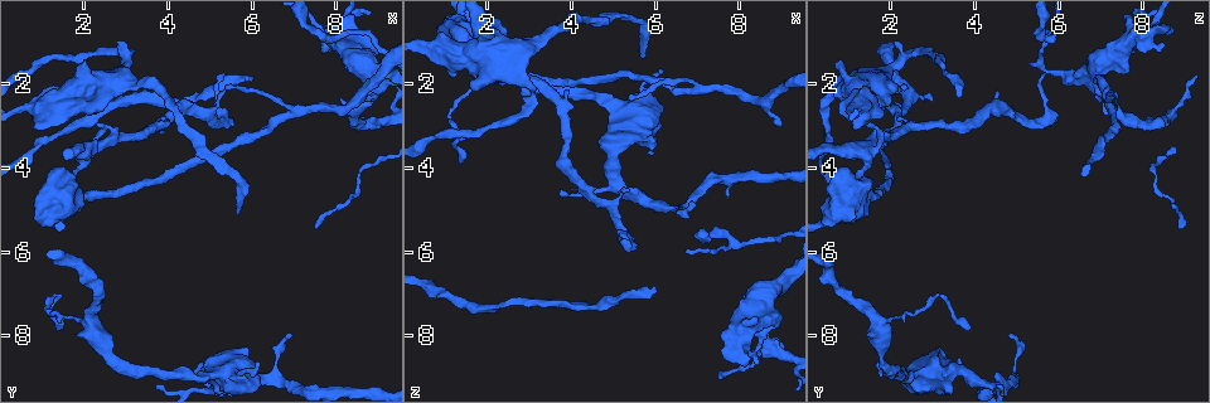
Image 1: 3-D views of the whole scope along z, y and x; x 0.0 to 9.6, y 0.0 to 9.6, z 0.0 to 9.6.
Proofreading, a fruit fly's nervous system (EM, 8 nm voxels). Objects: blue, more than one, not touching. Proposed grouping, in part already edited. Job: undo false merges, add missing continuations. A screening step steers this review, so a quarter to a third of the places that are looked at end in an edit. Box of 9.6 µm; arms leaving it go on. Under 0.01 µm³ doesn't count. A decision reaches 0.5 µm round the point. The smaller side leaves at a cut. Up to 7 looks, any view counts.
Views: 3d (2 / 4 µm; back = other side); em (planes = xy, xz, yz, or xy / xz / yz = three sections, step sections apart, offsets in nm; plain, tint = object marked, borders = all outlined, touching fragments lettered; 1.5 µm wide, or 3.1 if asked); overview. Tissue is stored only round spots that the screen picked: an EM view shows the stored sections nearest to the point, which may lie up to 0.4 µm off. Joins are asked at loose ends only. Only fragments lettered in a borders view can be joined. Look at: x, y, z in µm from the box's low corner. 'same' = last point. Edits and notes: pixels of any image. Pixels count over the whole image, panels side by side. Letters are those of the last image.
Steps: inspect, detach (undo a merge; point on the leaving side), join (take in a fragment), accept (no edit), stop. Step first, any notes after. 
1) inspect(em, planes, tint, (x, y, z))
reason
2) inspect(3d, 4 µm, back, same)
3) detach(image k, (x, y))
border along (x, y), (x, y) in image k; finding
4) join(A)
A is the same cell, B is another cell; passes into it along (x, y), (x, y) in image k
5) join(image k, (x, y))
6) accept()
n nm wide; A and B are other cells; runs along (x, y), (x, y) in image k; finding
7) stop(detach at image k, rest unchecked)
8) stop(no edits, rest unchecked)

inspect(3d, 4 µm, (6.00, 1.85, 6.90))
branch stops here

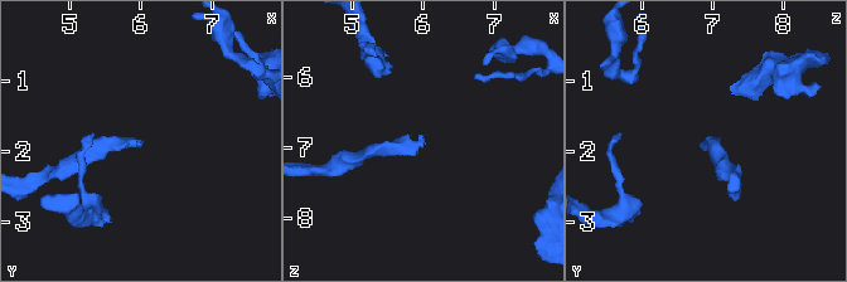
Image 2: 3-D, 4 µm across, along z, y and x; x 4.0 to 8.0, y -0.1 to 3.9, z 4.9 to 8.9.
inspect(em, planes, plain, (6.00, 1.90, 6.90))

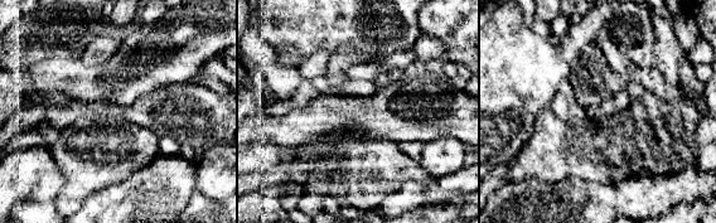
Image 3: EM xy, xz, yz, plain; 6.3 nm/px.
inspect(em, planes, borders, same)

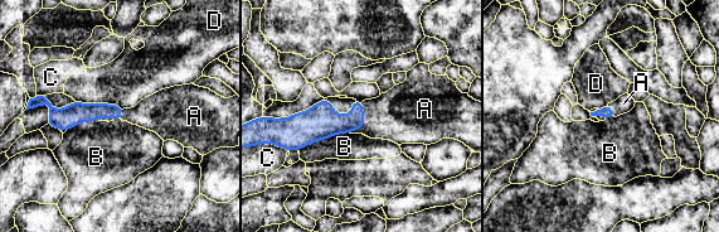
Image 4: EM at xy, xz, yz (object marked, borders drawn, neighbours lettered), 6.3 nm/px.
join(A)
B touches over 340 nm; A is the same cell, B, C and D are other cells; passes into it along (325, 122), (364, 121), (402, 115) in image 4; the neuron continues

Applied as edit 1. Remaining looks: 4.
inspect(overview)

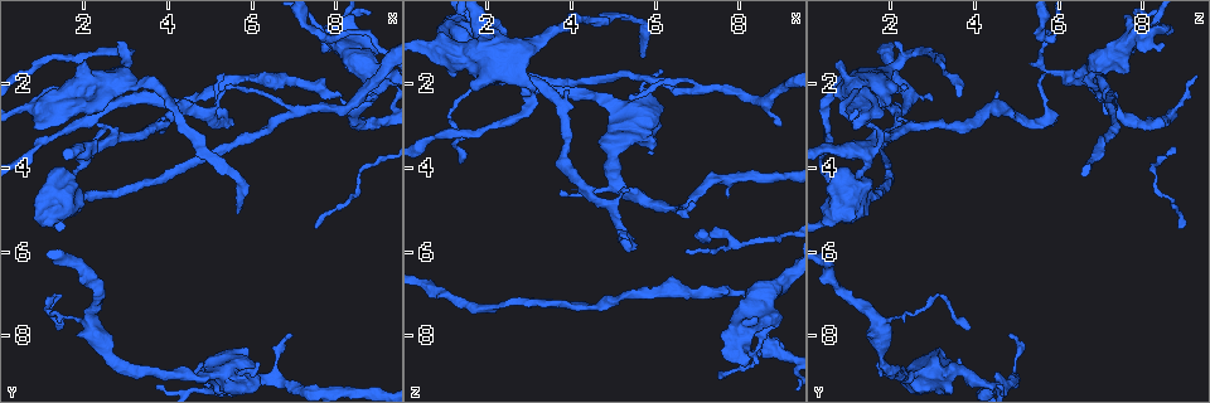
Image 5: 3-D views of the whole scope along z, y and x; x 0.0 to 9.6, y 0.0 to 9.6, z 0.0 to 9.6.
inspect(3d, 2 µm, (7.85, 0.95, 5.80))
two arms at a narrow angle

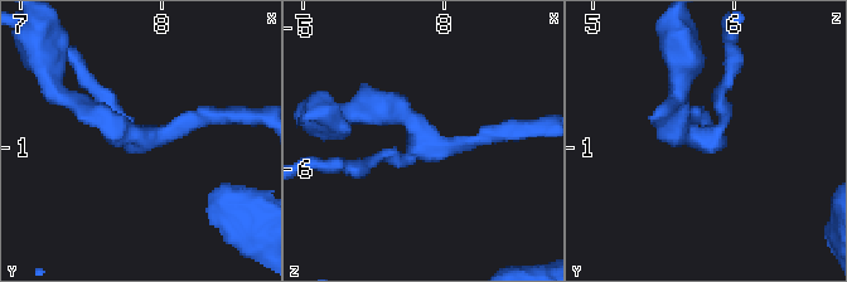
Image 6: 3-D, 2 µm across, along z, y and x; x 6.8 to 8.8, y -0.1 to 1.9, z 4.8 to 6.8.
inspect(em, yz, step 4, tint, (7.86, 0.94, 5.76))
3 arms; need the tissue

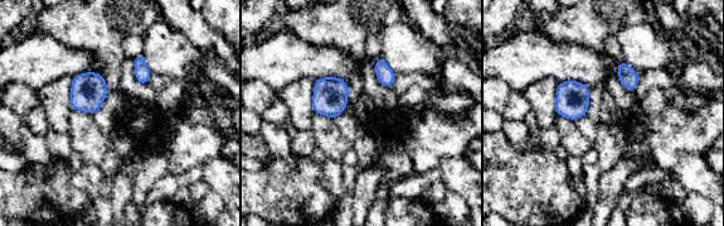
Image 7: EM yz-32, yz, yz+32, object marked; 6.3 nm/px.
inspect(em, xy, step 8, borders, same)
another direction

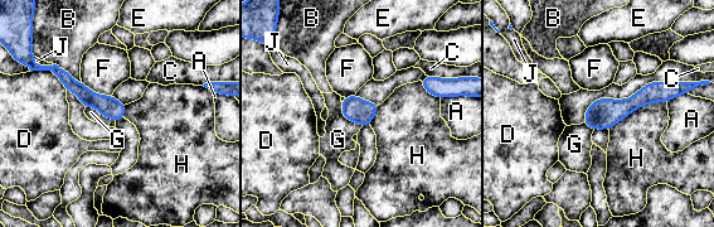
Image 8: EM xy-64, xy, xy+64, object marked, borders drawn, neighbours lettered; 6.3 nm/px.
accept()
140 nm wide; A, B, C, D, E, F, G, H and J are other cells; border along (341, 102), (341, 114), (362, 126) in image 8; continuous, no second neuron

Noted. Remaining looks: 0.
stop(join at image 4, rest unchecked)

